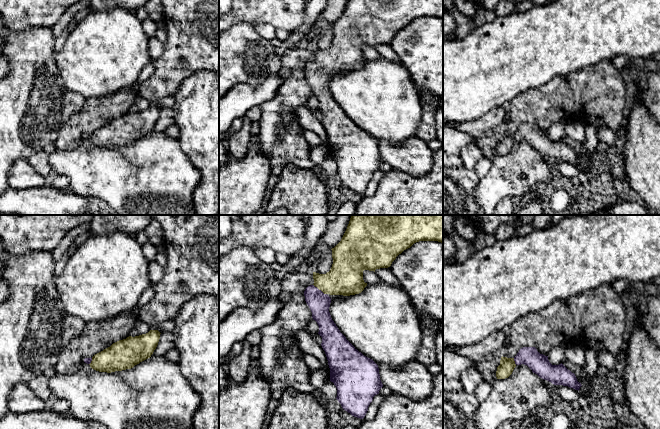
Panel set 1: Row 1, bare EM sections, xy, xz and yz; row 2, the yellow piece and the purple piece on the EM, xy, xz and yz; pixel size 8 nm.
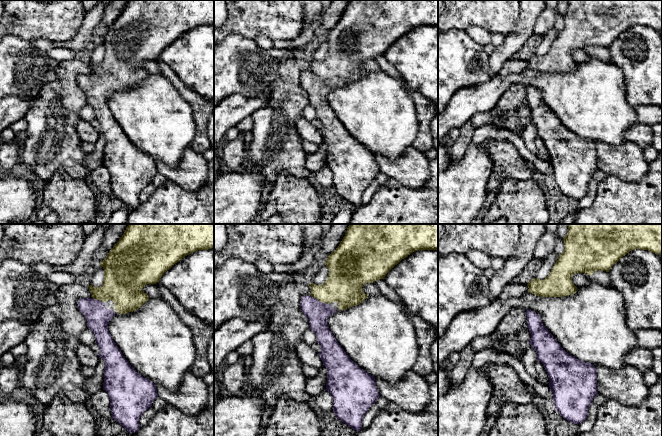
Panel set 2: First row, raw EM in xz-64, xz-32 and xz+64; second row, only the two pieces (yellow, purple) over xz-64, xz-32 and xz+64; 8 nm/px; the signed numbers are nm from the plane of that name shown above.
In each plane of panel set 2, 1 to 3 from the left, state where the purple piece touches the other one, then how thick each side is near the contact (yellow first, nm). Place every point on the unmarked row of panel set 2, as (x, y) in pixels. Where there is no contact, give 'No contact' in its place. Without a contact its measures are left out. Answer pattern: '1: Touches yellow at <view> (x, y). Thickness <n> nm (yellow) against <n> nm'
1: Touches yellow at xz-64 (99, 76). Thickness 320 nm (yellow) against 190 nm
2: Touches yellow at xz-32 (319, 76). Thickness 300 nm (yellow) against 190 nm
3: No contact

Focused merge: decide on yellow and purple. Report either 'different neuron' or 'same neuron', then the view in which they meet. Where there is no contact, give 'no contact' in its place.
same neuron | xz

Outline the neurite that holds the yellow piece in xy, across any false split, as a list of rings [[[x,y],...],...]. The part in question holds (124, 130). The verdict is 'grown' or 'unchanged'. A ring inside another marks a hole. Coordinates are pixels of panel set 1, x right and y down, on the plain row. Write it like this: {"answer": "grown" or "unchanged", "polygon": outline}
{"answer": "grown", "polygon": [[[150,106],[146,110],[129,112],[93,133],[85,134],[84,138],[99,148],[111,149],[131,145],[151,133],[158,121],[160,110],[158,106]]]}

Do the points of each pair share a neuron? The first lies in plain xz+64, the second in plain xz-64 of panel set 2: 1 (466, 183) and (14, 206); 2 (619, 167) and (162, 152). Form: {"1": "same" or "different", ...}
{"1": "same", "2": "different"}

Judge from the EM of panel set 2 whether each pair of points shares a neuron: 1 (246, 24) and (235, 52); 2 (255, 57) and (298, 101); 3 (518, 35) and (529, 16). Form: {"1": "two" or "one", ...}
{"1": "two", "2": "two", "3": "one"}

